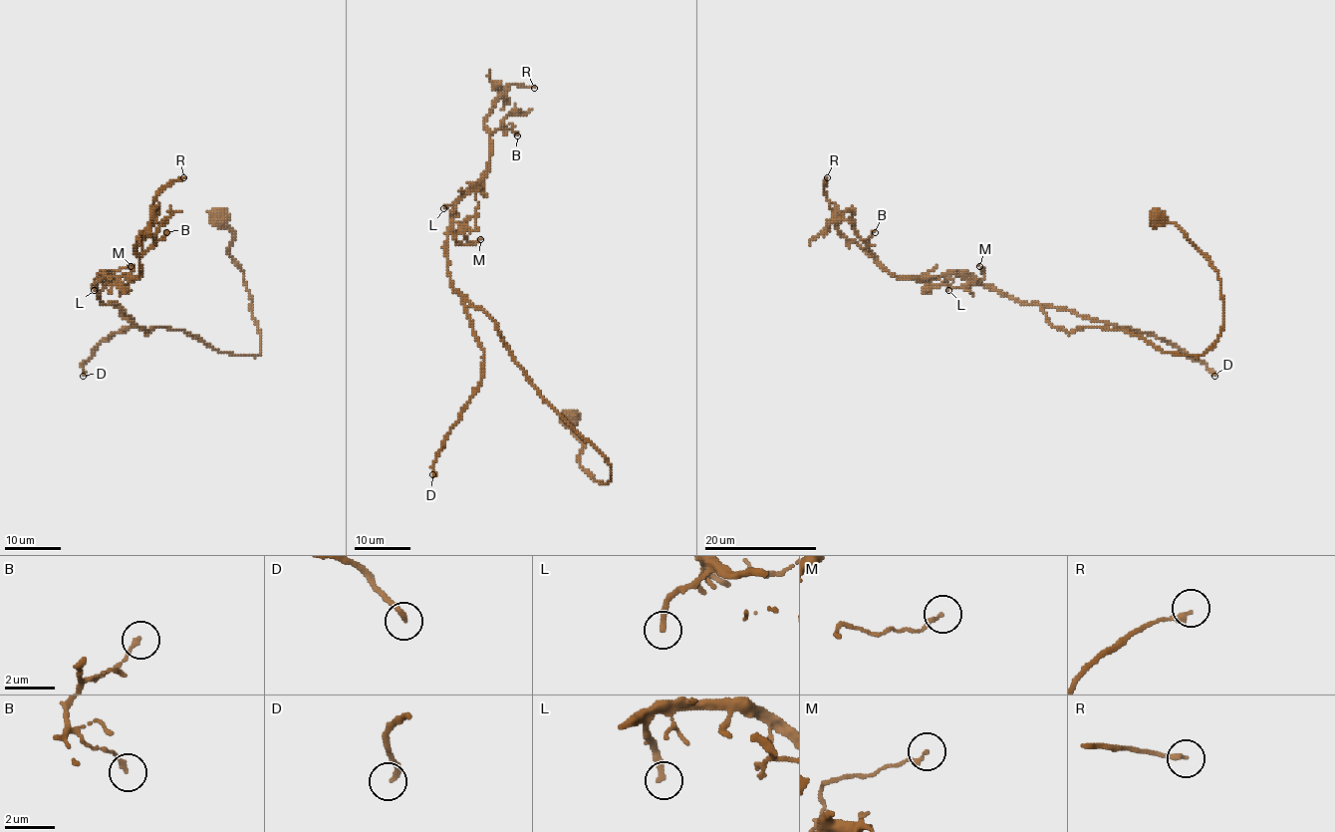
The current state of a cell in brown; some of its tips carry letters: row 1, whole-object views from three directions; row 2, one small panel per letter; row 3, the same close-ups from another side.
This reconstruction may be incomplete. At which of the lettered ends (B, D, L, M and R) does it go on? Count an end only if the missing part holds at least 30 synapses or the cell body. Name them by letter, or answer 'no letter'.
D, L

